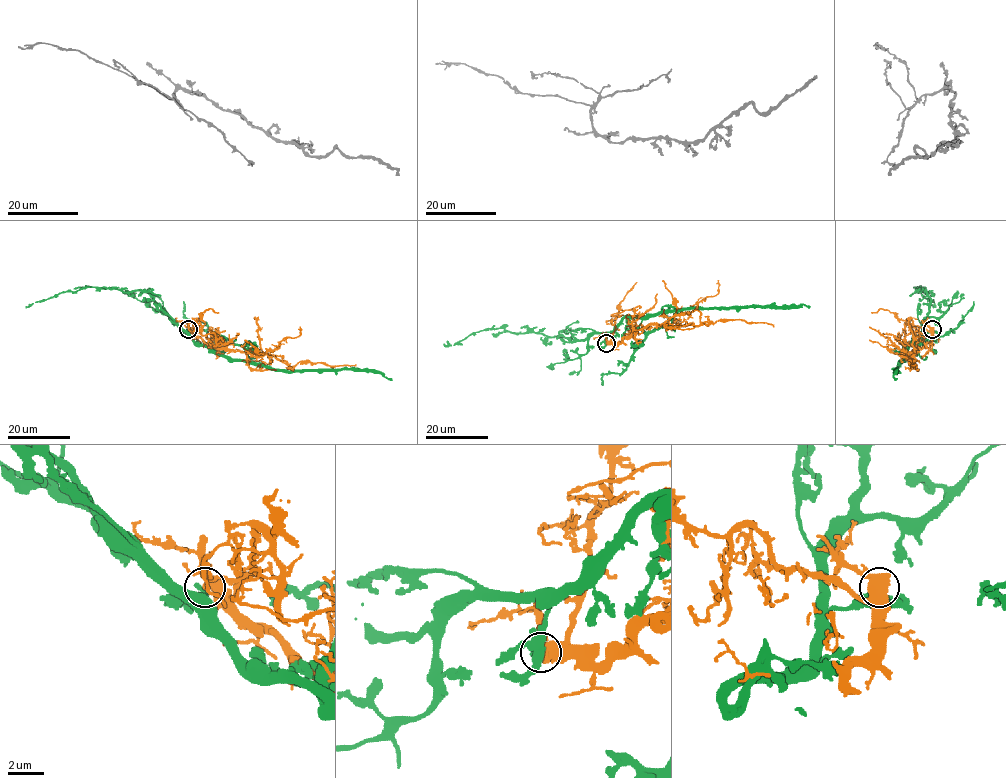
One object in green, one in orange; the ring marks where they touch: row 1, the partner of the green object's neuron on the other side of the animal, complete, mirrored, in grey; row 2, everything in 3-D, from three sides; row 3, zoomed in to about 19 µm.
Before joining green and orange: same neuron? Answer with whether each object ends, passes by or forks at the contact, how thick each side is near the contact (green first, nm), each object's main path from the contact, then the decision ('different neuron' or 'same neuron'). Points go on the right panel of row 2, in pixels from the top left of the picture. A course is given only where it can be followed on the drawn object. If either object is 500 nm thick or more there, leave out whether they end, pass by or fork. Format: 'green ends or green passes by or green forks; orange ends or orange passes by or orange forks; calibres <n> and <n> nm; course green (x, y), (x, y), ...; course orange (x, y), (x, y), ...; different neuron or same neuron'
calibres 480 and 550 nm; course green (932, 329), (923, 334), (918, 343), (906, 347), (906, 356), (893, 377), (895, 380); course orange (932, 329), (933, 337), (913, 351), (912, 367), (909, 361), (911, 366), (916, 364); different neuron

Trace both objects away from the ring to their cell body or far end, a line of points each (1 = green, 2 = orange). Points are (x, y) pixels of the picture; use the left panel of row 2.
1: (188, 329), (195, 343), (203, 344), (232, 359), (260, 363), (276, 370), (379, 371), (392, 380)
2: (188, 329), (214, 347), (271, 354), (291, 367), (300, 361), (331, 366), (356, 364)

